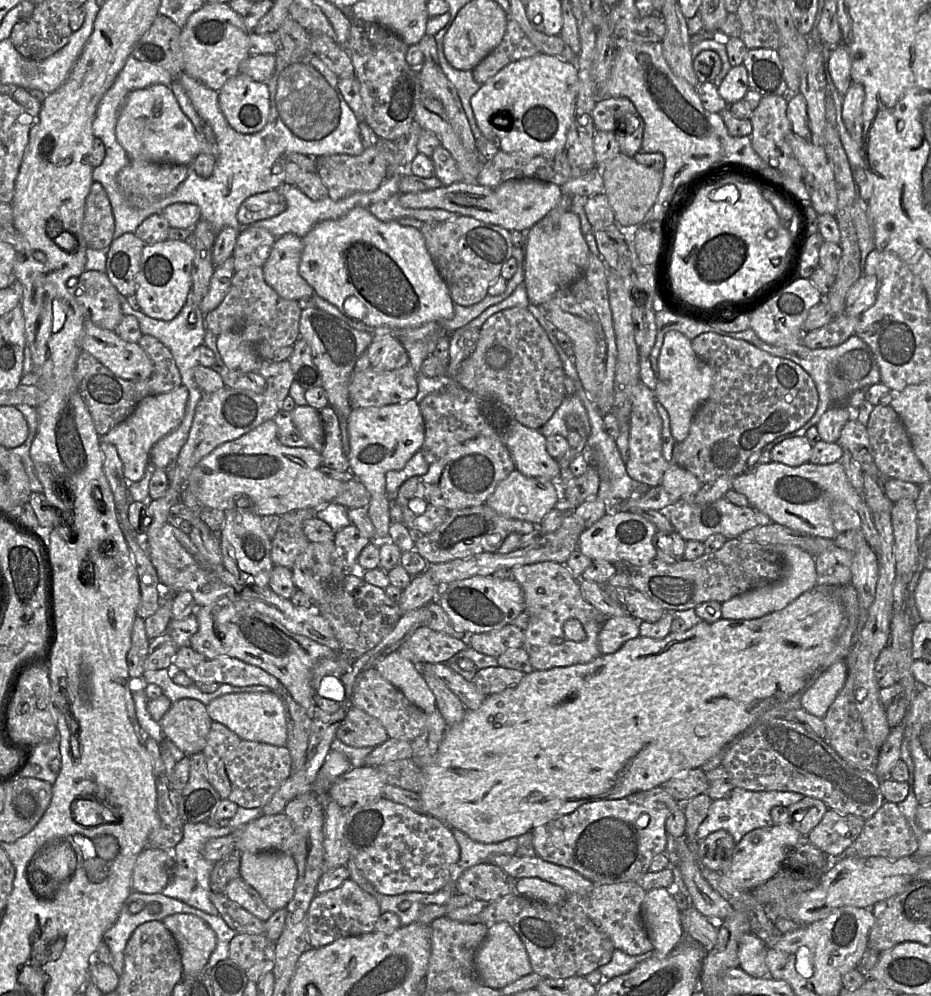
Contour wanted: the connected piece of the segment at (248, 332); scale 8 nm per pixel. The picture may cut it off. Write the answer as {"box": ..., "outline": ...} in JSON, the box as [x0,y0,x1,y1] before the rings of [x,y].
{"box":[204,266,301,361],"outline":[[[251,266],[234,273],[228,294],[217,308],[204,316],[204,324],[216,336],[241,329],[258,356],[272,361],[277,350],[293,346],[300,337],[301,311],[297,301],[282,298],[266,283],[262,267]]]}

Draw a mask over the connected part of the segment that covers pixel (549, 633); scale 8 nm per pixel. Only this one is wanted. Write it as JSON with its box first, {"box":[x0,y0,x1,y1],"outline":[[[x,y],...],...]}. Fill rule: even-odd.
{"box":[511,562,607,670],"outline":[[[541,562],[511,568],[524,594],[525,610],[529,615],[529,625],[524,631],[523,648],[527,652],[533,670],[548,670],[554,667],[566,667],[574,664],[587,663],[601,655],[598,636],[607,620],[607,616],[589,604],[582,596],[580,585],[565,564],[555,562]],[[569,619],[578,620],[585,632],[585,639],[575,642],[567,638],[563,631],[564,623]],[[553,638],[560,638],[560,644],[552,644]]]}

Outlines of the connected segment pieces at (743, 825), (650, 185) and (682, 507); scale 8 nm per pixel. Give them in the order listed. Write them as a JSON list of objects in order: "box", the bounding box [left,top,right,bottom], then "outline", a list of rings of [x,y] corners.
[{"box":[697,787,803,844],"outline":[[[735,787],[725,797],[713,800],[708,816],[702,821],[697,830],[699,841],[704,840],[710,833],[717,830],[727,831],[737,844],[748,832],[764,827],[770,827],[773,824],[771,810],[775,806],[789,807],[792,804],[802,800],[803,794],[786,791],[750,791]]]},{"box":[597,153,662,230],"outline":[[[622,153],[597,168],[600,168],[604,193],[614,212],[616,224],[624,230],[634,229],[644,221],[655,203],[662,184],[662,171],[639,164],[633,157]]]},{"box":[659,497,758,542],"outline":[[[724,497],[715,502],[702,505],[691,499],[680,499],[659,511],[670,520],[675,531],[686,541],[704,542],[712,534],[722,534],[727,539],[739,539],[743,532],[758,526],[754,508],[734,505]]]}]

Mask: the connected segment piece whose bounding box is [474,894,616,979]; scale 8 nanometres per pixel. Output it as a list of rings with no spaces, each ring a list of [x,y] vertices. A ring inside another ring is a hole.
[[[518,894],[506,895],[490,903],[474,922],[488,927],[507,922],[523,941],[533,971],[543,979],[570,978],[590,974],[610,962],[613,942],[580,908],[565,901],[548,904]]]

